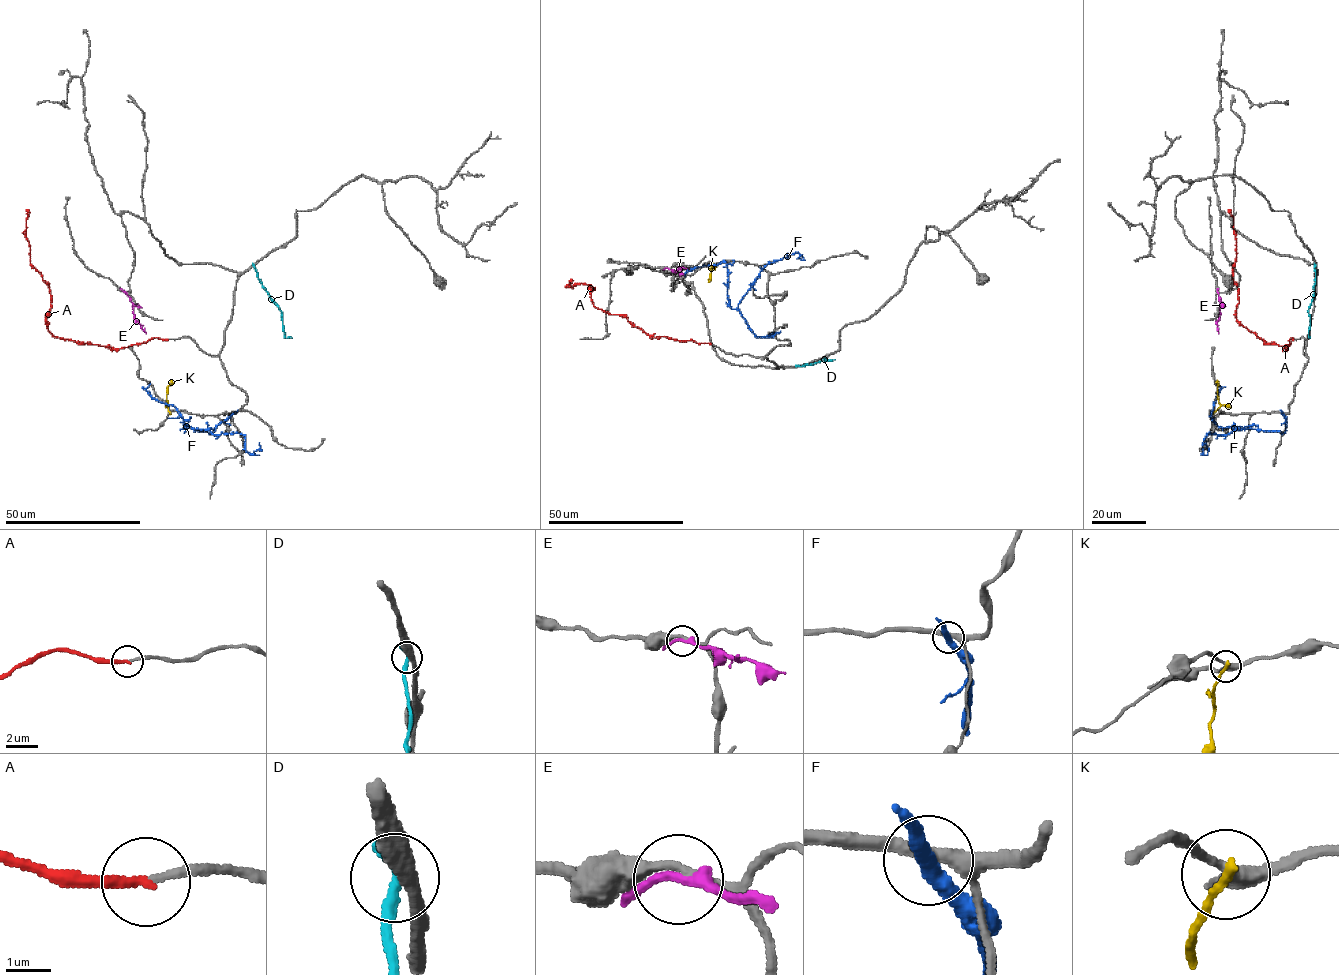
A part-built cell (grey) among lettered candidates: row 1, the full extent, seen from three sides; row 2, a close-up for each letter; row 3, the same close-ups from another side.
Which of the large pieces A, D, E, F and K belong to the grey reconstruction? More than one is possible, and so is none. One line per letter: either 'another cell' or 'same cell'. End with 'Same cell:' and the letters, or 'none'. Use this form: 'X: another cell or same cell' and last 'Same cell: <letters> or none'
A: same cell
D: another cell
E: another cell
F: another cell
K: another cell
Same cell: A

